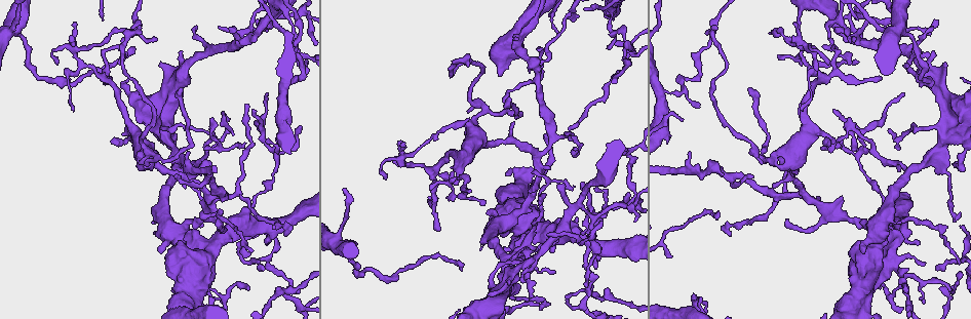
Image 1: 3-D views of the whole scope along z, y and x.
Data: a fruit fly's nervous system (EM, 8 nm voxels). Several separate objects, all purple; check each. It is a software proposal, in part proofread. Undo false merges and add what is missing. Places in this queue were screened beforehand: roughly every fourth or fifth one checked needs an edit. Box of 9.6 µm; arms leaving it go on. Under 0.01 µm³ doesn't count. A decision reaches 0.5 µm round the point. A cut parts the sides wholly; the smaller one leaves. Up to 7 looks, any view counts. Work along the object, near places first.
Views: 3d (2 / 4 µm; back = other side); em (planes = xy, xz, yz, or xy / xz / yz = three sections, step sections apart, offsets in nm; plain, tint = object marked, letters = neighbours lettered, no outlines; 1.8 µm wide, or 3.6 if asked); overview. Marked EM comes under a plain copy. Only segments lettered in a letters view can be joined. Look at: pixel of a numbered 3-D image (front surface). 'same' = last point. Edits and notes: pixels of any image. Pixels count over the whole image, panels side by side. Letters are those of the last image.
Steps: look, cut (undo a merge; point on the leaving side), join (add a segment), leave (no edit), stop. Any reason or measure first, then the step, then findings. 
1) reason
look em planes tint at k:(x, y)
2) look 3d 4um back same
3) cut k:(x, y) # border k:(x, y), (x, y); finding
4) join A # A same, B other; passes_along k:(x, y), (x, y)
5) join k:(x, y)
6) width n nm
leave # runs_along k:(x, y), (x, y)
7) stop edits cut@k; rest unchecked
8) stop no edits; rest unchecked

small branch off a trunk
look 3d 4um at 1:(525, 252)

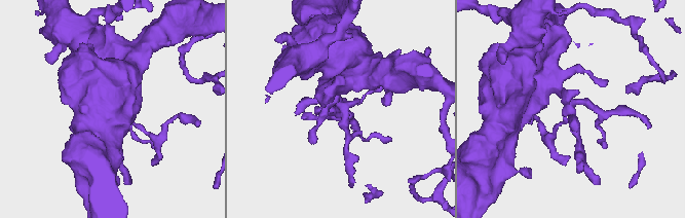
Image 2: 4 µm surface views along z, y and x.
shape alone is not enough
look em planes letters at 2:(343, 105)

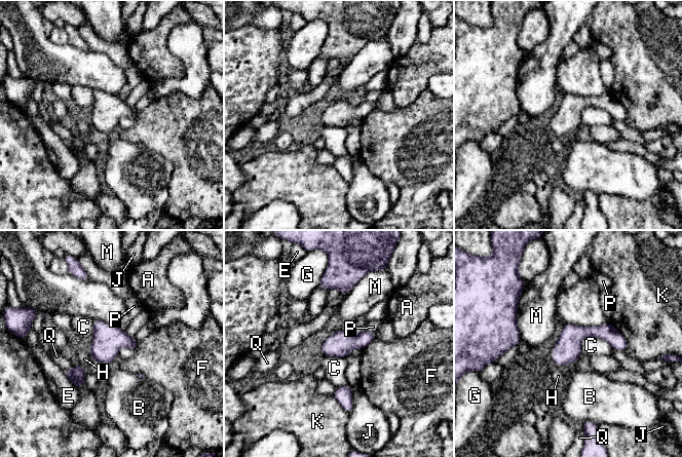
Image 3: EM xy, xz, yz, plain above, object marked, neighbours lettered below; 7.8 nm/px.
leave # A other, B other, C other, E other, F other, G other, H other, J other, K other, M other, P other, Q other; border 3:(580, 341), (596, 336), (613, 348); all the same neuron

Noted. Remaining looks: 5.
tapers out
look 3d 4um at 1:(156, 38)

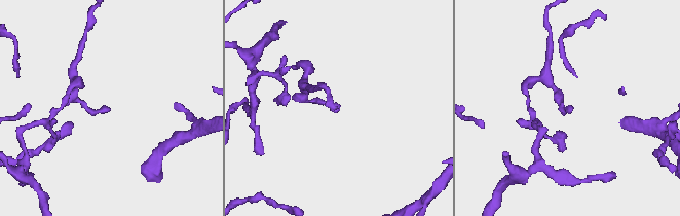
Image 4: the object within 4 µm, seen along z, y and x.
look em 3.6um planes letters at 4:(339, 110)

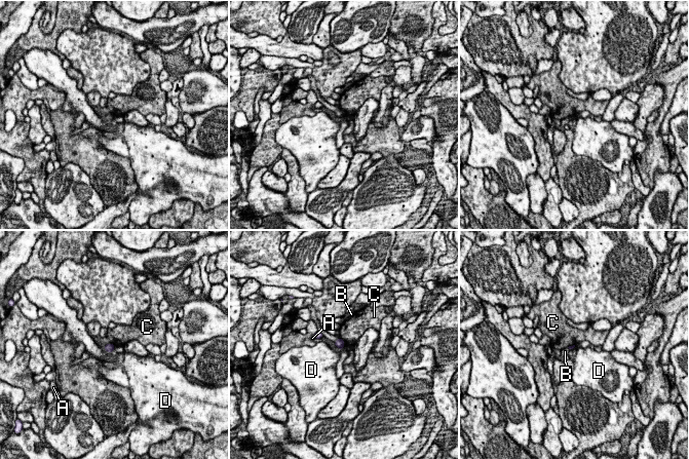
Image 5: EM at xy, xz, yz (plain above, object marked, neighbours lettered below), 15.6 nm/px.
longest_contact D 160 nm
leave # A other, B other, C other, D other; no lettered segment goes on from it

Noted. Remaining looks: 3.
look 3d 4um at 1:(302, 73)

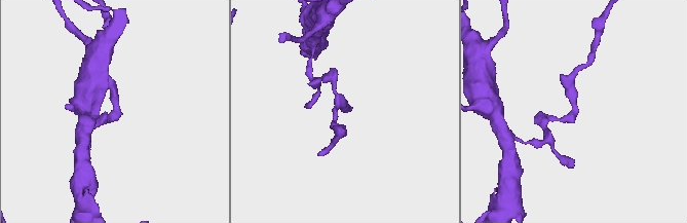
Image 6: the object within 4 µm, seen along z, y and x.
look em planes letters at 6:(574, 108)

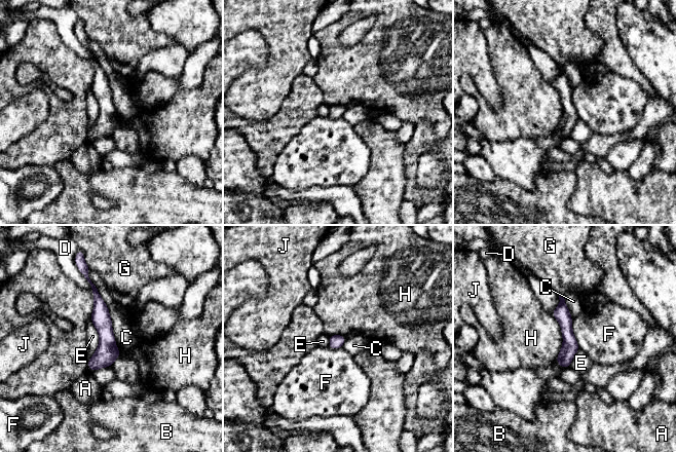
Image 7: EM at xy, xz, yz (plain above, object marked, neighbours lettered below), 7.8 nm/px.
leave # A other, B other, C other, D other, E other, F other, G other, H other, J other; runs_along 7:(95, 291), (105, 353), (91, 368); continuous, no second neuron

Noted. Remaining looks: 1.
stop no edits; rest unchecked

